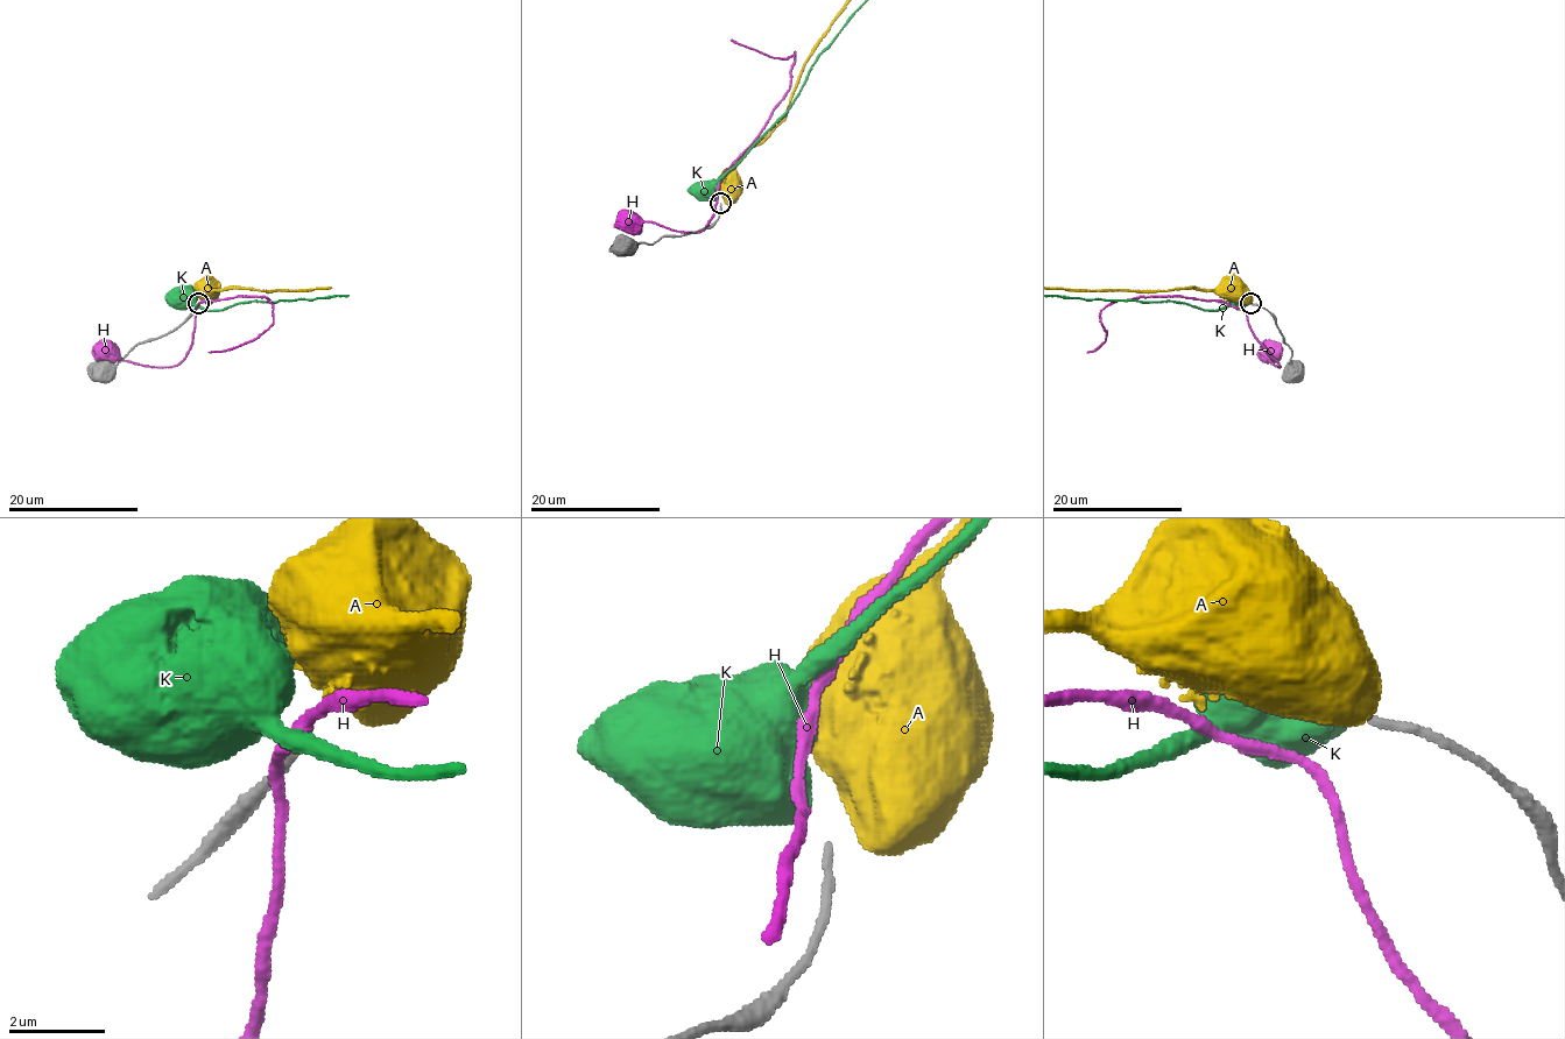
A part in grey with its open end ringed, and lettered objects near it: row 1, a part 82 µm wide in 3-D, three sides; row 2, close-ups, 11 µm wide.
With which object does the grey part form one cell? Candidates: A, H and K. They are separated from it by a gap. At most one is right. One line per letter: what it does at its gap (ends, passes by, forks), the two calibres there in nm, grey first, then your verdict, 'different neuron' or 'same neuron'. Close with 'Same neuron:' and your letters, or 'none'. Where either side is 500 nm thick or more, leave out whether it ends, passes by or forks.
A: calibres 160 and 700 nm; different neuron
H: it passes by; calibres 160 and 200 nm; different neuron
K: calibres 160 and 900 nm; different neuron
Same neuron: none

